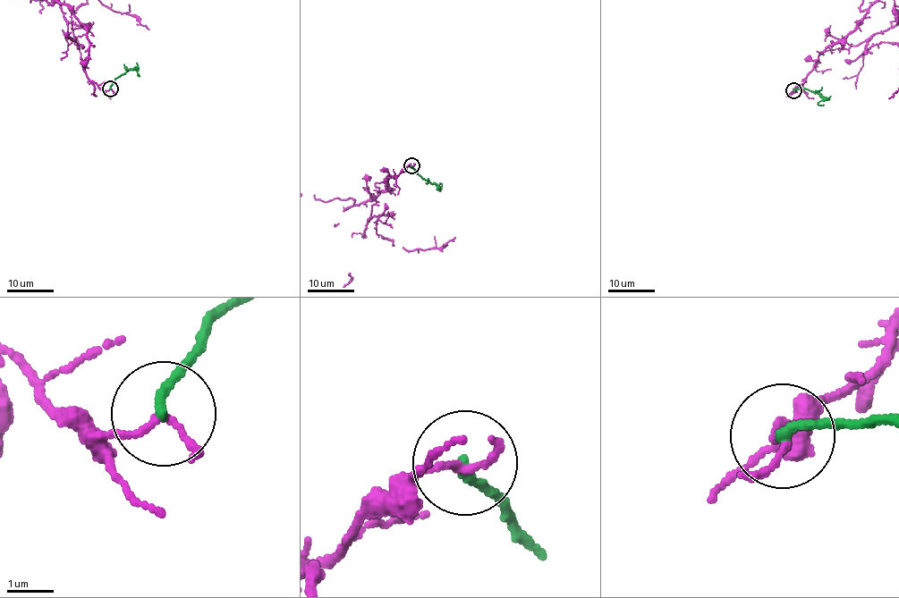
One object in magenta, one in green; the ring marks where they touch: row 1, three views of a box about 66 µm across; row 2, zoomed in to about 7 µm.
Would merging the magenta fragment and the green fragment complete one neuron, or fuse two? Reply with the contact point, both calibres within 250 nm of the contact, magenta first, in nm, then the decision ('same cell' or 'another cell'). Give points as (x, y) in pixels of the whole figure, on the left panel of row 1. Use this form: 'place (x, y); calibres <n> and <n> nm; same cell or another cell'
place (110, 88); calibres 130 and 220 nm; another cell

